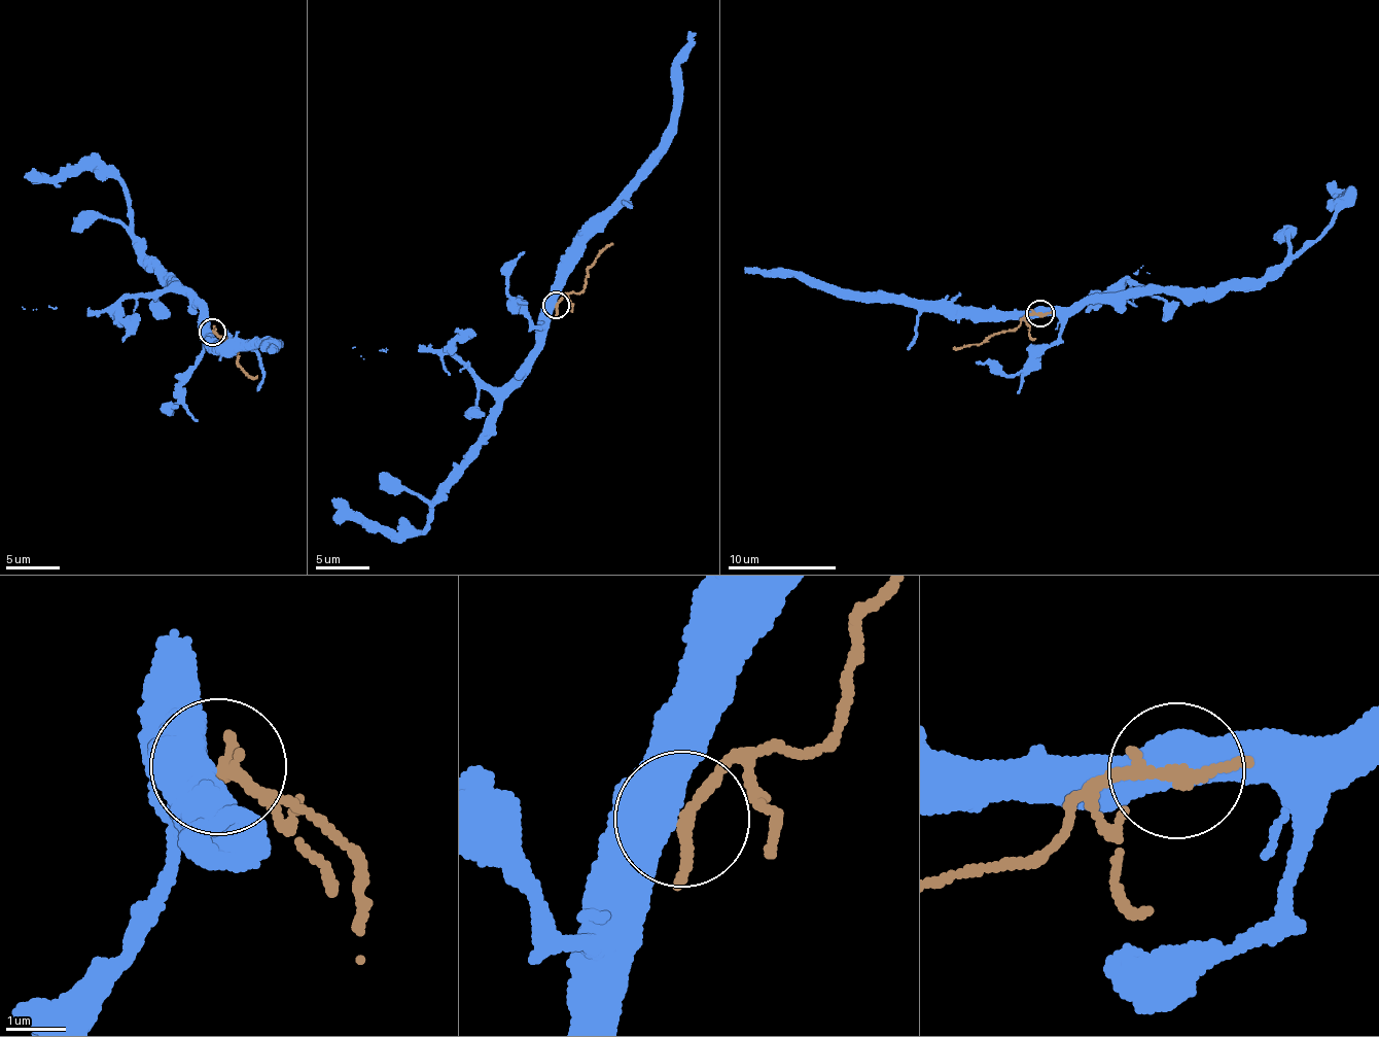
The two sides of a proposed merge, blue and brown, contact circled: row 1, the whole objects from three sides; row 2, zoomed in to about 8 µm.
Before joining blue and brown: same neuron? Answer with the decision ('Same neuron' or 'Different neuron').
Different neuron

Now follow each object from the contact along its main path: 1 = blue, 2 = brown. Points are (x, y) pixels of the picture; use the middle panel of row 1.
1: (557, 303), (540, 351), (501, 401), (488, 439), (430, 512), (430, 525), (409, 534), (367, 529), (333, 498)
2: (557, 306), (567, 294), (582, 289), (594, 260), (612, 242)

